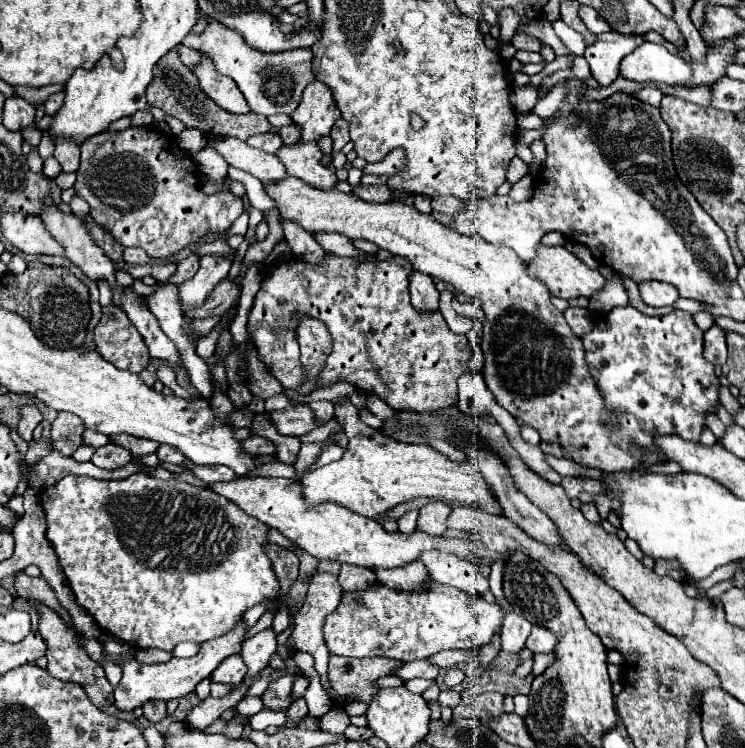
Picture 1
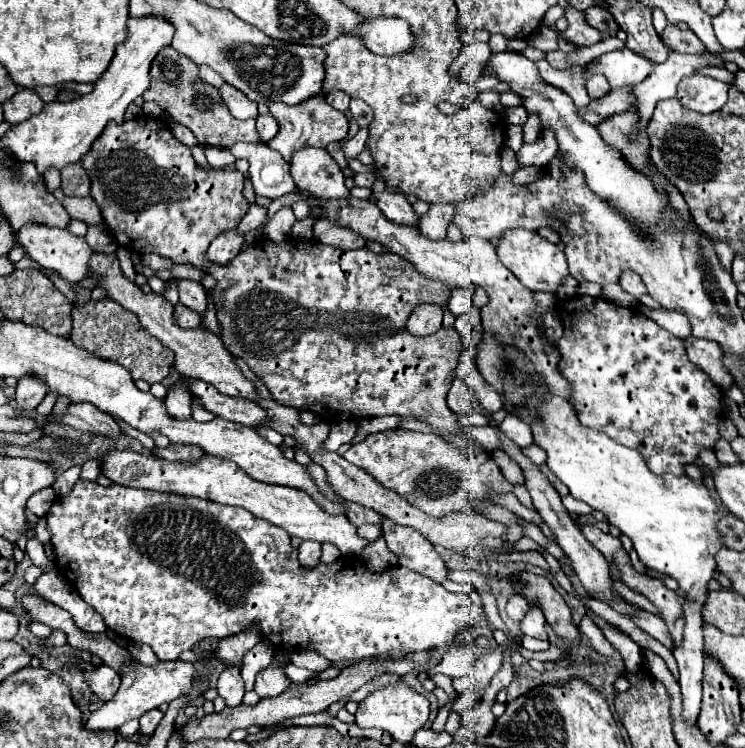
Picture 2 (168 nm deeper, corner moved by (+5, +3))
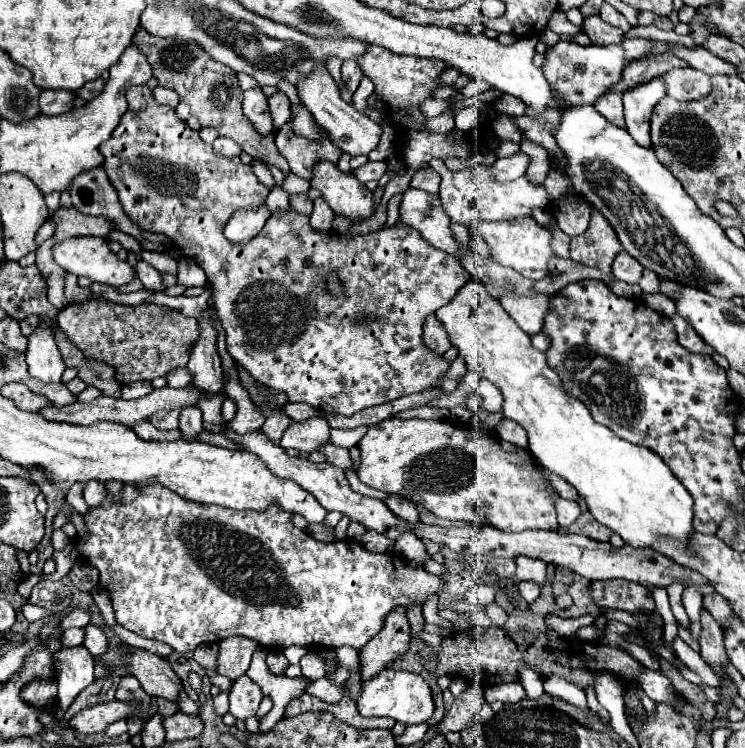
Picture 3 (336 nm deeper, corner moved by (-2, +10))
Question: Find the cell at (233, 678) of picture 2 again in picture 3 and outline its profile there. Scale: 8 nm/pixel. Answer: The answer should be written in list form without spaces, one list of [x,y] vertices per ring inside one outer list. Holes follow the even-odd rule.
[[[243,675],[231,687],[231,695],[229,695],[231,711],[229,713],[241,721],[255,717],[255,713],[261,705],[261,699],[263,699],[263,693],[261,693],[259,685],[253,683],[247,675]]]

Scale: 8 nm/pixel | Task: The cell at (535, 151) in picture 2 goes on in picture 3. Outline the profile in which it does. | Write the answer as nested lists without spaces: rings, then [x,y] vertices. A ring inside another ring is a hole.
[[[517,153],[513,157],[497,157],[495,163],[491,165],[491,171],[493,171],[491,179],[499,181],[499,183],[519,179],[519,177],[525,175],[527,165],[529,165],[529,161],[523,153]]]

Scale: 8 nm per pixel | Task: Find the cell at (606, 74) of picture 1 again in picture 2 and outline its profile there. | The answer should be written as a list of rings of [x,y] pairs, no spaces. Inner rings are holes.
[[[590,74],[588,80],[586,80],[586,90],[588,90],[590,98],[600,98],[600,96],[604,96],[604,92],[610,90],[610,84],[608,84],[606,76]]]

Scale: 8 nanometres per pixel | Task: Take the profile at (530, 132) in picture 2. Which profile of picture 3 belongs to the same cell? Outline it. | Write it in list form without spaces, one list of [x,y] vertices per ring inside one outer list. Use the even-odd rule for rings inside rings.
[[[523,139],[521,151],[523,151],[523,155],[529,157],[529,167],[525,171],[527,181],[533,183],[533,185],[543,185],[543,181],[545,181],[549,169],[551,169],[549,161],[547,161],[547,155],[545,155],[545,149],[527,141],[527,139]]]

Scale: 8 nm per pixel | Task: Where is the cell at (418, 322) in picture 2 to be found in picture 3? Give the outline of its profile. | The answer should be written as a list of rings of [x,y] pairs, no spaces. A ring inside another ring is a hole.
[[[435,315],[427,317],[427,321],[423,325],[423,343],[435,355],[443,355],[451,347],[451,343],[447,341],[447,333],[443,333],[443,329],[439,329],[439,325],[435,325]]]

